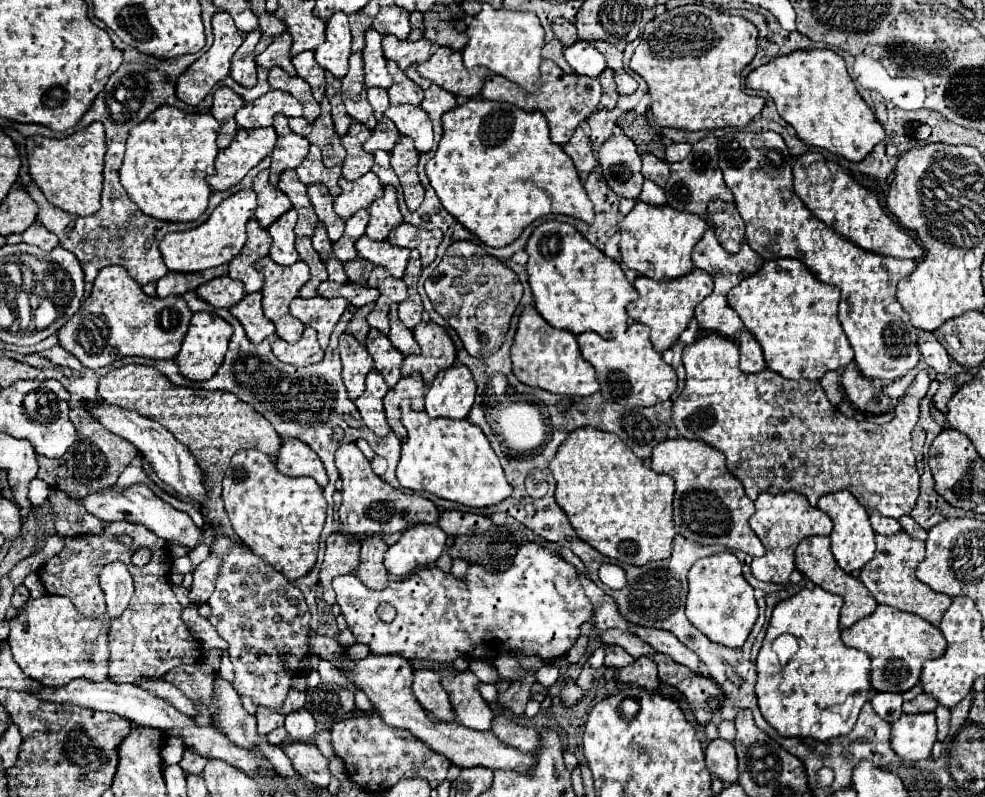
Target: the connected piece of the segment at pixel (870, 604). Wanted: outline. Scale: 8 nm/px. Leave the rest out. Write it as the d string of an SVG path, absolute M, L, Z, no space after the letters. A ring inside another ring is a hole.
M808 537L808 539L804 539L796 549L796 569L804 577L808 577L812 583L820 585L822 589L844 597L844 607L842 607L842 613L840 613L840 627L842 629L846 629L846 627L854 625L856 621L868 617L878 607L876 599L868 593L864 583L860 579L854 579L852 575L844 573L838 567L838 563L836 563L836 559L834 559L834 555L830 551L830 537Z

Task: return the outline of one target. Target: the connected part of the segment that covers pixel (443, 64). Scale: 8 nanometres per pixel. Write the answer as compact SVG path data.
M440 47L428 61L420 63L418 73L452 95L464 97L478 97L486 77L490 75L484 67L476 67L476 73L472 73L464 67L462 53L448 47Z

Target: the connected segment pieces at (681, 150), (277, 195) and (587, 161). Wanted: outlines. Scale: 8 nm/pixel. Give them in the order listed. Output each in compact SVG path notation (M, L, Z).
M672 143L668 149L666 149L666 161L668 163L674 163L674 161L682 161L686 157L686 149L690 149L688 143Z
M268 169L260 171L252 183L252 189L258 195L258 209L256 209L256 221L260 227L268 229L280 215L284 215L288 209L292 209L290 199L278 189L268 183Z
M578 127L576 133L572 135L572 139L564 145L564 151L572 157L576 169L582 173L582 175L588 175L594 171L594 167L598 165L596 157L594 157L594 151L592 151L592 145L590 145L590 139L586 137L586 133Z

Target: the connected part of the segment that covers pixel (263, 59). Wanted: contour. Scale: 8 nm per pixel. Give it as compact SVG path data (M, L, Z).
M284 31L278 37L274 37L272 43L268 45L268 49L256 57L256 63L264 69L282 67L290 77L296 77L294 65L290 61L290 47L292 47L292 35L288 35L288 31Z

